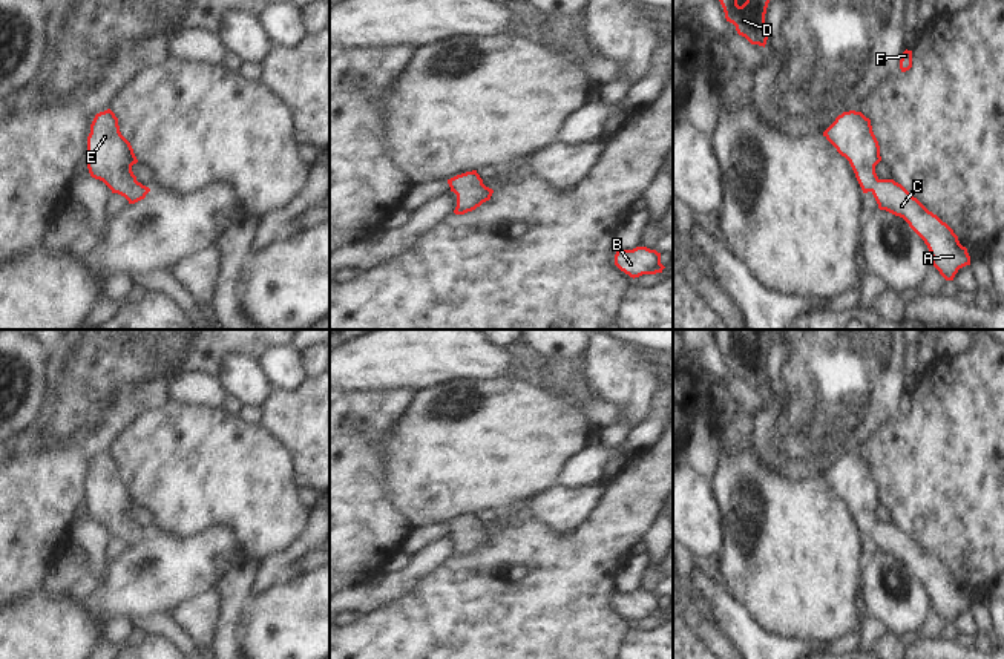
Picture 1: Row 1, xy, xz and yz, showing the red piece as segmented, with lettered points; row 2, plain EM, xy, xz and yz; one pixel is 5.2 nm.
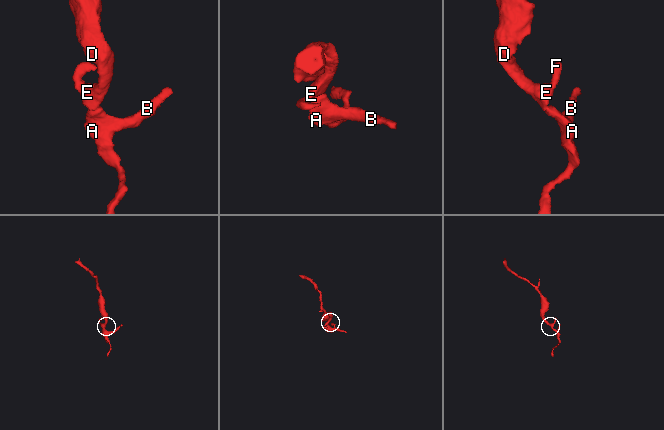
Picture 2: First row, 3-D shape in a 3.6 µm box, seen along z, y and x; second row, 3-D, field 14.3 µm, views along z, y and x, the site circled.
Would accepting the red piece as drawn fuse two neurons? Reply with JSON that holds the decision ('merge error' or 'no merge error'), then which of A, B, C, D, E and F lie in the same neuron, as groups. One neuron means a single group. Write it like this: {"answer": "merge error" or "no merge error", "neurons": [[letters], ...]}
{"answer": "no merge error", "neurons": [["A", "B", "C", "D", "E", "F"]]}

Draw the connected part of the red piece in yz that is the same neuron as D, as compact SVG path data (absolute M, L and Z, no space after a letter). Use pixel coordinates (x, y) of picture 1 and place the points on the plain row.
M716 330L727 365L751 388L763 389L768 383L765 357L771 343L768 330Z

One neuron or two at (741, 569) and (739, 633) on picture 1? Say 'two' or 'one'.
two

